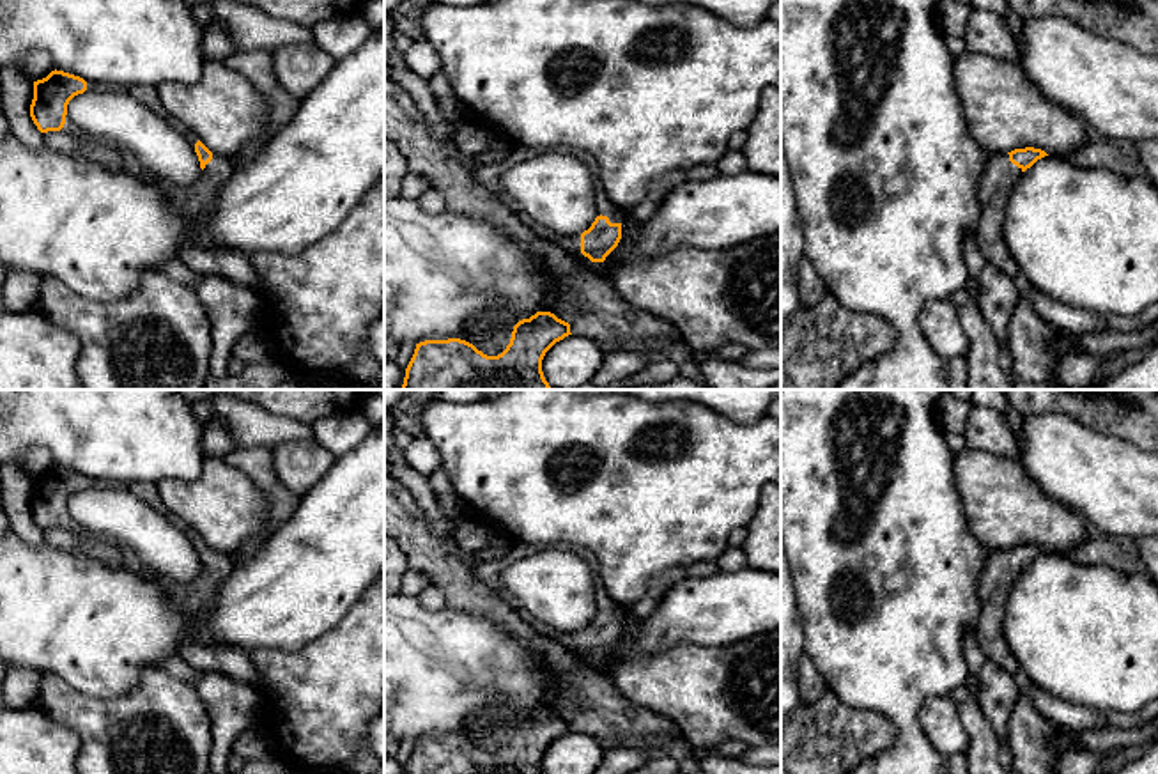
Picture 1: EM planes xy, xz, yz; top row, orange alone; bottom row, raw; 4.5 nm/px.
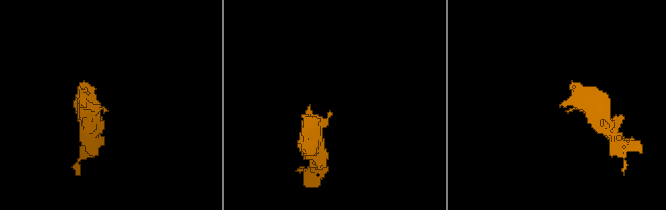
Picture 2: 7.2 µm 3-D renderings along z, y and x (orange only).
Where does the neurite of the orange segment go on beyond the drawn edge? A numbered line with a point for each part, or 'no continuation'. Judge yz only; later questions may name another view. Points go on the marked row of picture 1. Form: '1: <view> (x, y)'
1: yz (999, 176)

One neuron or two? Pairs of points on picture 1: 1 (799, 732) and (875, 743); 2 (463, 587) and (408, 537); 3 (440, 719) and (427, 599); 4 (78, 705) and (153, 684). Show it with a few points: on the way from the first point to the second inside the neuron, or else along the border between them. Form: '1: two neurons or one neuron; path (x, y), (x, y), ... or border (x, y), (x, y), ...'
1: one neuron; path (818, 751), (856, 751)
2: one neuron; path (448, 572), (422, 546)
3: two neurons; border (416, 597), (431, 610), (445, 606)
4: one neuron; path (96, 709), (128, 709), (135, 702)

